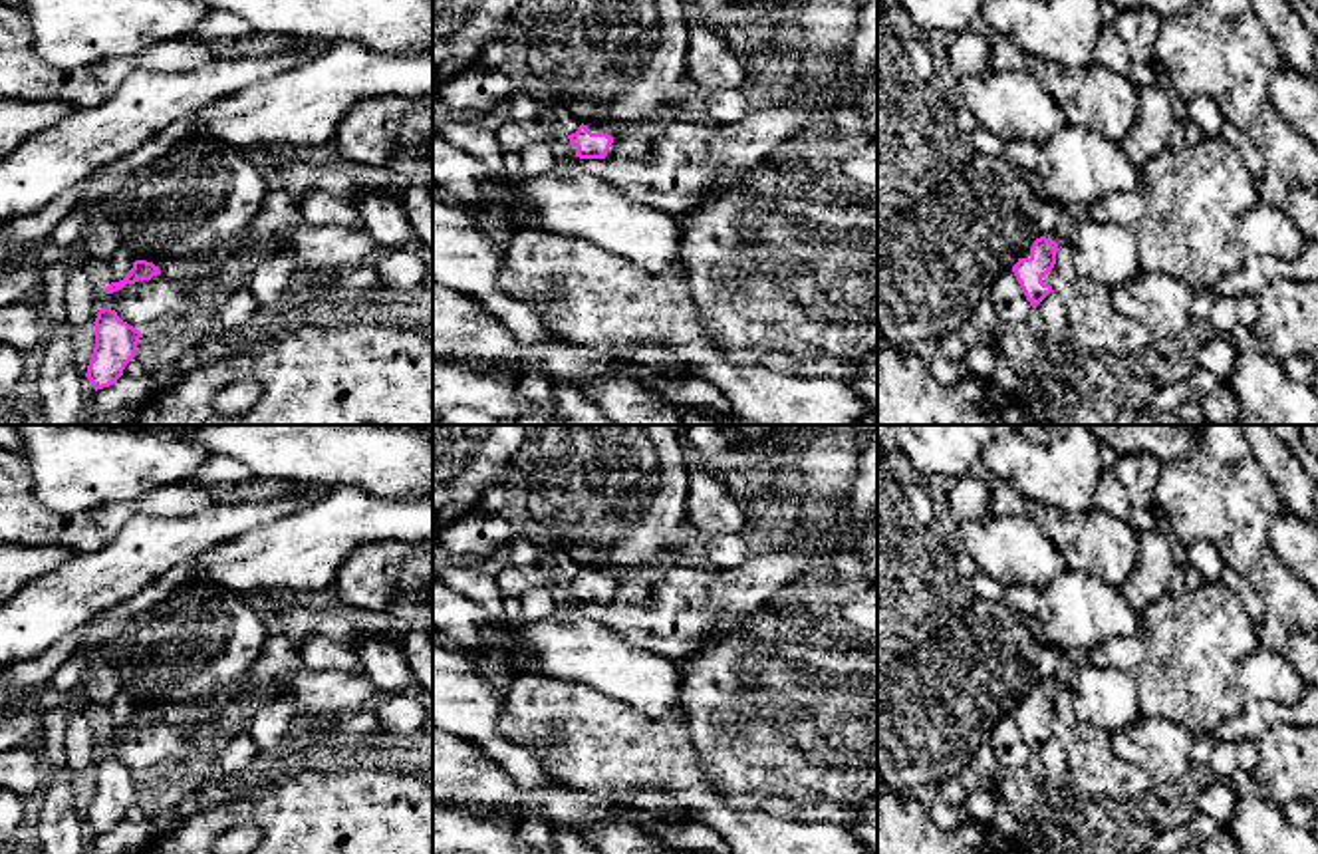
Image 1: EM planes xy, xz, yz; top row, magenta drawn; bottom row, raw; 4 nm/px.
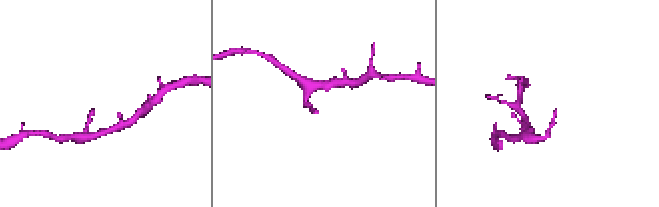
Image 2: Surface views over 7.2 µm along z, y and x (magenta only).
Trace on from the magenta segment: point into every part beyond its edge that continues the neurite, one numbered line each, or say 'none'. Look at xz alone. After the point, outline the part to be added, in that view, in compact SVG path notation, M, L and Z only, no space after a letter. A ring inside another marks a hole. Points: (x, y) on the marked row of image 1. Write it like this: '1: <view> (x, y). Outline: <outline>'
1: xz (592, 128). Outline: M582 121L584 123L584 121ZM584 123L592 133L607 133L611 139L613 139L613 143L611 143L611 147L609 147L609 151L607 151L607 155L605 157L609 157L611 153L613 153L613 149L615 149L615 143L617 143L617 131L615 129L611 129L611 127L601 127L601 125L595 125L595 123Z

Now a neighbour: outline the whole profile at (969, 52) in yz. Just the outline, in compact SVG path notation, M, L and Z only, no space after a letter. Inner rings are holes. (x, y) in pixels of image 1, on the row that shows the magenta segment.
M967 30L959 36L945 38L943 50L961 77L975 71L983 71L988 68L990 32L975 34Z

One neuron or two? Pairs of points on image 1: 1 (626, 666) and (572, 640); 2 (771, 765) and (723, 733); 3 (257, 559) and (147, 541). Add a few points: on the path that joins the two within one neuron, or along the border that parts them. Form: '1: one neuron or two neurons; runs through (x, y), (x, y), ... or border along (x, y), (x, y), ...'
1: one neuron; runs through (612, 666), (586, 652)
2: one neuron; runs through (759, 753), (735, 733)
3: two neurons; border along (251, 529), (211, 547), (193, 563)

